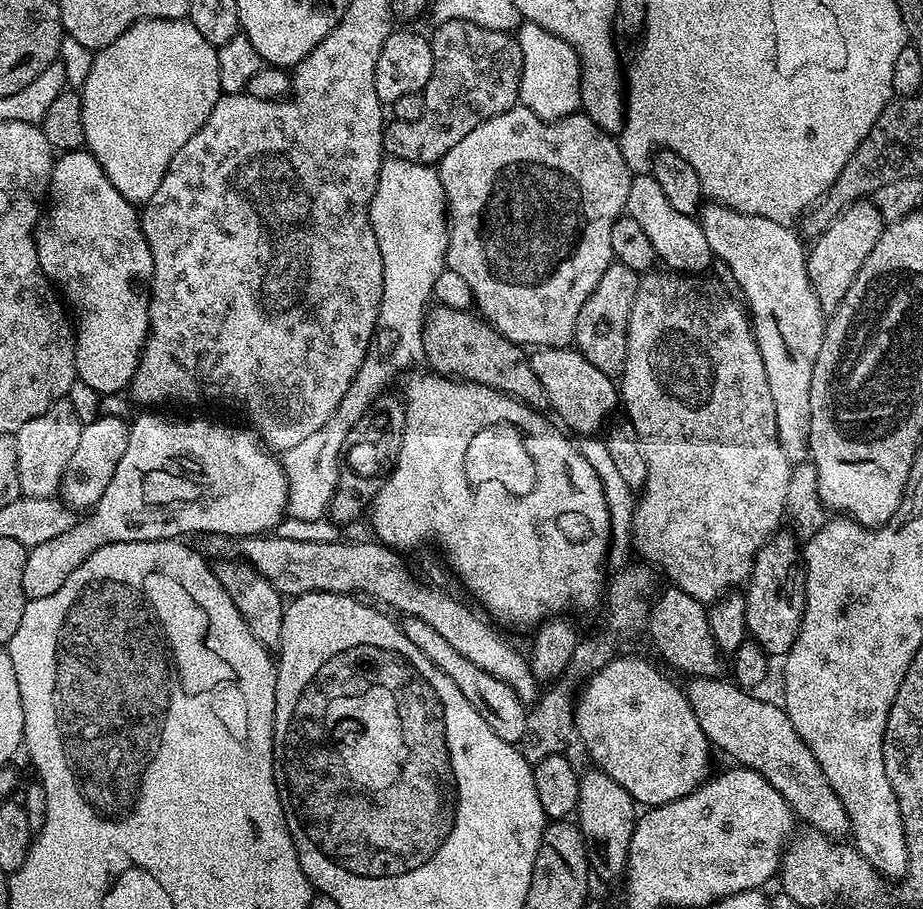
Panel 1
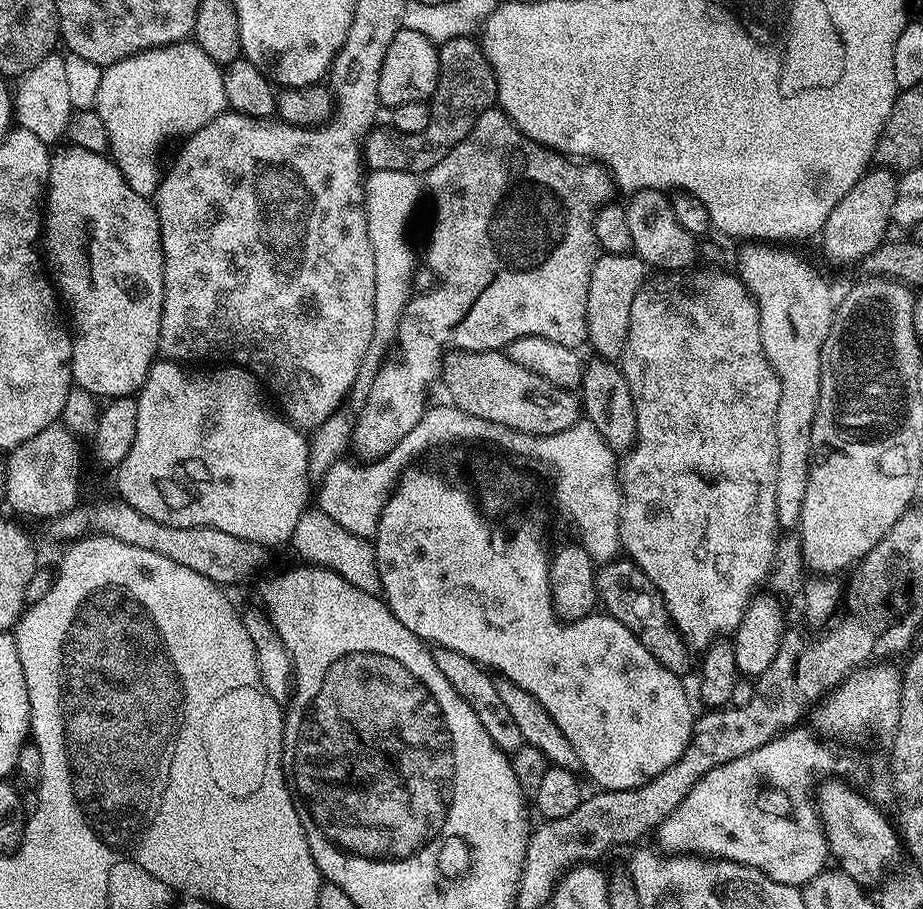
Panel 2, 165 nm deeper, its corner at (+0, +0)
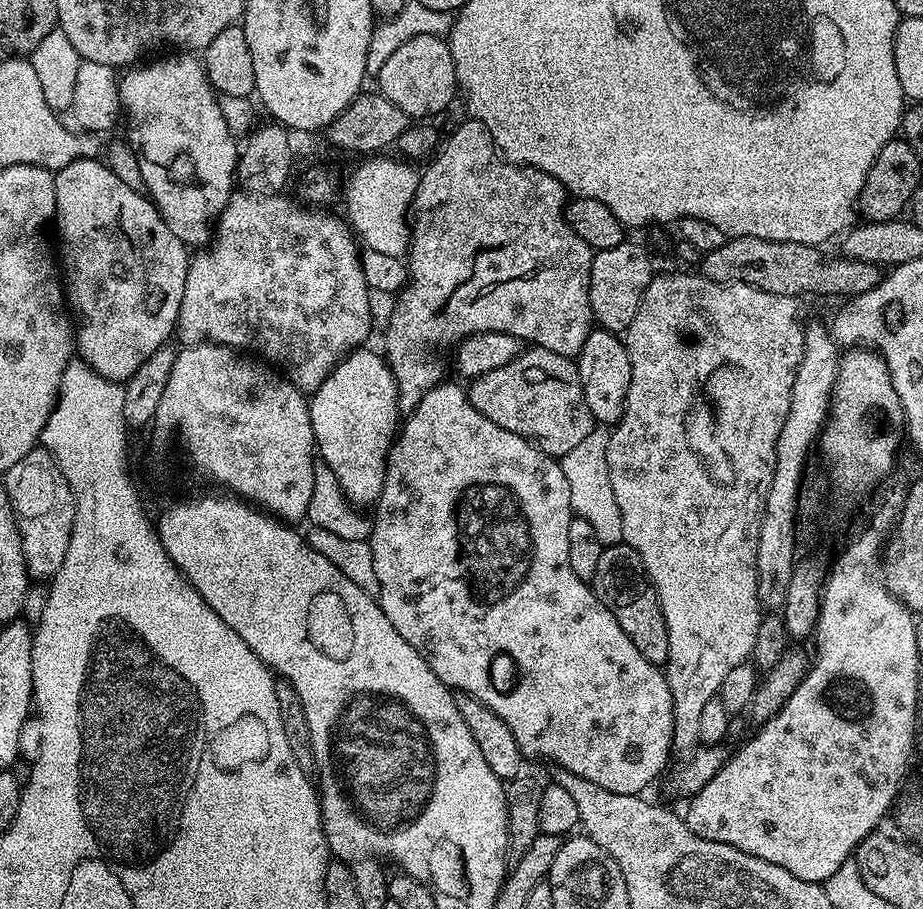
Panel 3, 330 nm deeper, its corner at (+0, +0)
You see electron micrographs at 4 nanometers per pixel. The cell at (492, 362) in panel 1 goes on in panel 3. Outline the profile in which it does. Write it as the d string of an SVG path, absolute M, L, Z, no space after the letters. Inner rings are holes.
M532 346L529 349L529 352L528 349L521 351L520 355L514 358L514 362L506 362L506 366L498 366L498 370L490 370L475 377L469 383L472 385L467 385L466 391L470 402L483 416L490 418L504 430L510 430L522 438L531 440L549 456L559 458L585 441L586 436L597 427L596 419L590 412L590 406L586 404L586 394L577 361L562 354L554 354L545 348Z

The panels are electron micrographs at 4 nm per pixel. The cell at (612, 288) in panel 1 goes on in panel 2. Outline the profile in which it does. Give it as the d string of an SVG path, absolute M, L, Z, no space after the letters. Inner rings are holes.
M600 254L590 274L590 294L586 298L587 343L599 357L616 362L624 355L626 338L630 330L630 306L634 306L634 294L644 284L646 265L636 254Z

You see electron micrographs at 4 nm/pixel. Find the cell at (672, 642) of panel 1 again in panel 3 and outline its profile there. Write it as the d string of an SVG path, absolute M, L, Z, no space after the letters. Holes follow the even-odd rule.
M623 542L607 545L602 558L598 558L598 570L592 576L590 584L602 606L610 610L614 618L618 618L618 626L626 630L626 638L634 642L634 647L642 653L642 658L657 666L667 665L670 634L666 630L666 618L662 618L658 594L648 578L638 550Z

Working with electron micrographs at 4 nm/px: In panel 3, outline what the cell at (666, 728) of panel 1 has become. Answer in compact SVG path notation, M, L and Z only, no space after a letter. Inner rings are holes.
M437 384L424 395L416 408L411 409L409 416L412 417L403 421L392 451L388 453L384 485L374 505L376 520L374 516L371 521L370 543L374 571L378 573L380 583L380 609L390 622L394 622L394 630L398 630L398 634L402 634L414 650L424 655L438 679L449 688L490 706L506 722L506 726L510 726L525 758L541 756L544 760L553 760L556 768L570 770L614 794L635 796L643 793L643 788L654 783L664 767L669 767L668 755L674 752L674 702L668 678L657 665L642 658L634 642L626 638L626 630L618 626L618 618L602 606L589 581L578 578L578 574L574 574L574 566L570 566L570 522L574 513L570 485L566 482L566 474L562 474L559 459L537 448L531 440L504 430L483 416L470 402L467 391L456 384Z

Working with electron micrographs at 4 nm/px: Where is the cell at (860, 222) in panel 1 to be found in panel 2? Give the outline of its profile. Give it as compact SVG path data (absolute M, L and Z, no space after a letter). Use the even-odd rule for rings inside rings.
M872 166L858 182L854 182L846 198L842 198L842 202L838 202L834 210L830 210L830 218L826 218L824 223L822 239L824 248L830 255L838 256L842 260L860 262L885 243L887 236L884 235L892 224L897 179L897 173L893 169Z

